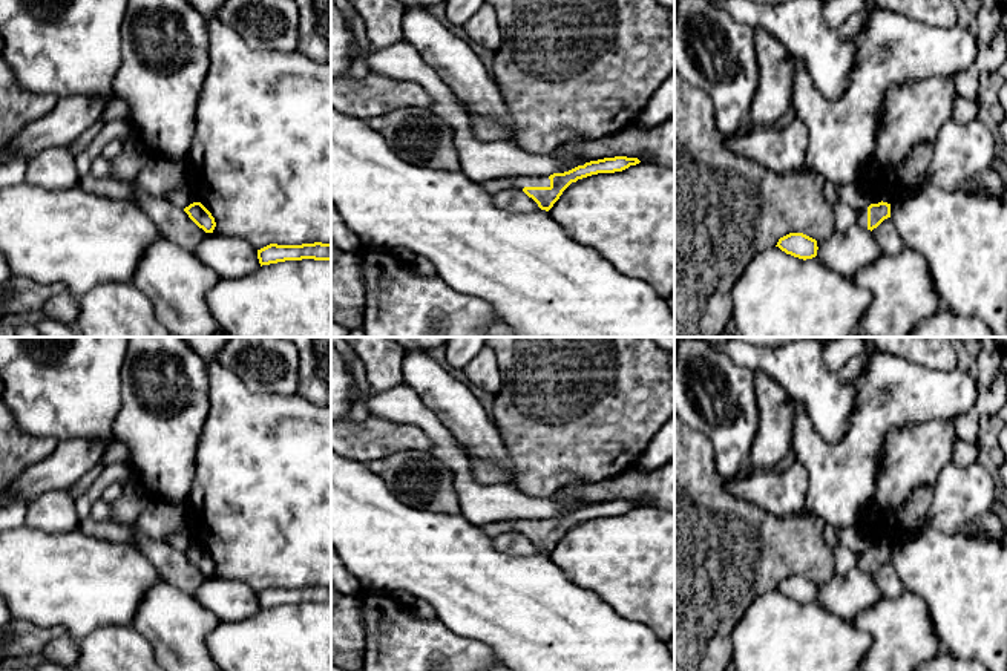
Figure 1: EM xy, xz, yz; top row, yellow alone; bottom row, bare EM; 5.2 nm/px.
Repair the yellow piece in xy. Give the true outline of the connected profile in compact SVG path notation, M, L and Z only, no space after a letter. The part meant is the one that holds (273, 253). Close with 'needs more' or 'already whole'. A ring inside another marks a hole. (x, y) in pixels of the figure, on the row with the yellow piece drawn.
M322 242L302 244L302 245L270 244L257 250L257 259L261 267L285 260L302 260L302 259L331 260L331 244L322 244Z | already whole

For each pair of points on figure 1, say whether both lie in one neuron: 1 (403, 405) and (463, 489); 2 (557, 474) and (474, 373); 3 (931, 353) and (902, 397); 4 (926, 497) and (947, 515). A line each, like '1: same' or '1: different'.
1: same
2: different
3: different
4: different

